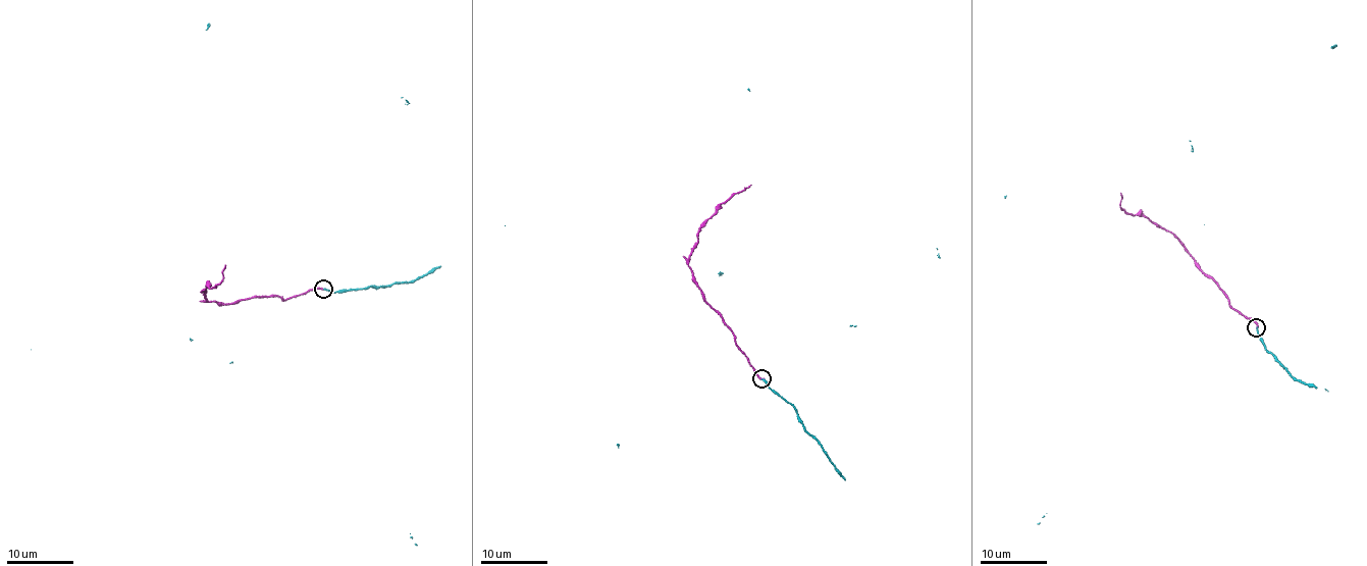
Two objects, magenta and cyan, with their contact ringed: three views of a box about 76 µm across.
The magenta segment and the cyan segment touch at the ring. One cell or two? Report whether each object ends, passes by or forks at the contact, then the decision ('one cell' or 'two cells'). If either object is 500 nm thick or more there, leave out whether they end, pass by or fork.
magenta ends | cyan ends | one cell

